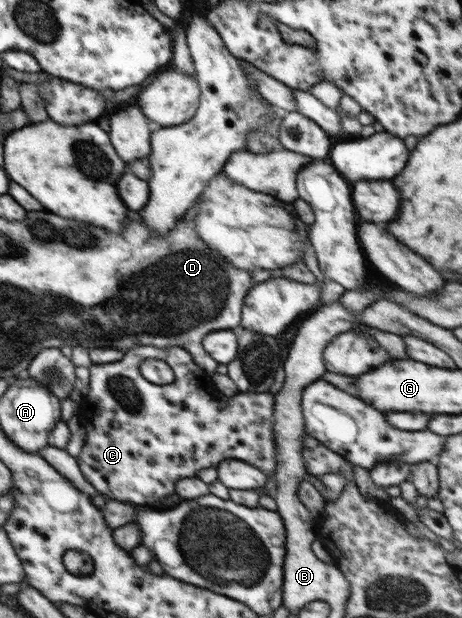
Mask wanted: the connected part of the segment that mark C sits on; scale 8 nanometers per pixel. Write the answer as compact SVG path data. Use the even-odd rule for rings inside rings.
M137 346L125 352L115 364L91 365L89 393L79 405L78 413L86 437L76 459L83 476L101 496L137 505L155 500L159 502L161 498L176 492L176 481L195 477L199 470L218 465L222 460L245 460L269 477L277 468L277 445L273 430L275 399L274 394L268 392L238 392L232 397L223 395L215 388L211 374L200 369L191 354L180 346ZM149 358L168 362L175 380L164 385L145 380L141 376L140 366Z

